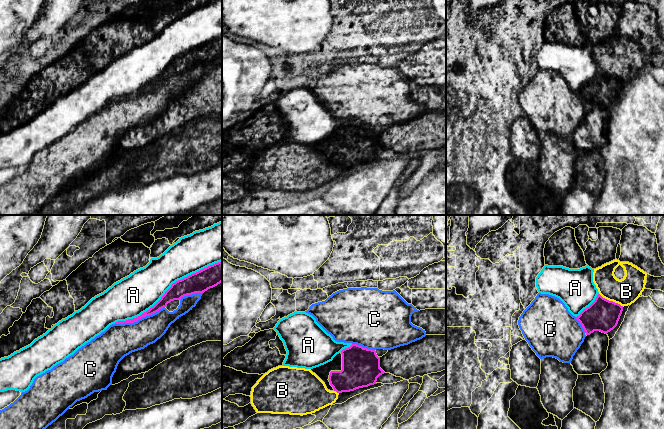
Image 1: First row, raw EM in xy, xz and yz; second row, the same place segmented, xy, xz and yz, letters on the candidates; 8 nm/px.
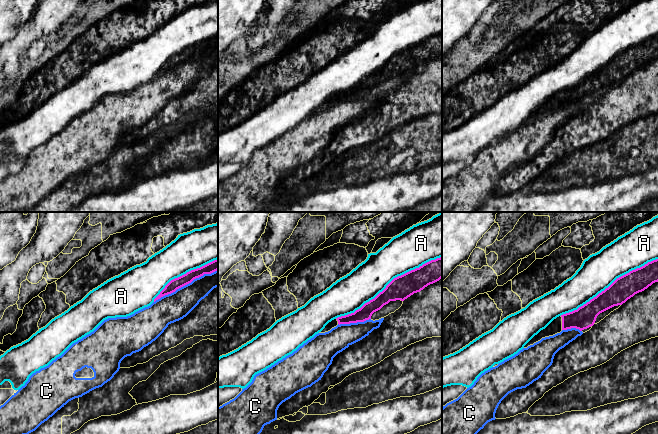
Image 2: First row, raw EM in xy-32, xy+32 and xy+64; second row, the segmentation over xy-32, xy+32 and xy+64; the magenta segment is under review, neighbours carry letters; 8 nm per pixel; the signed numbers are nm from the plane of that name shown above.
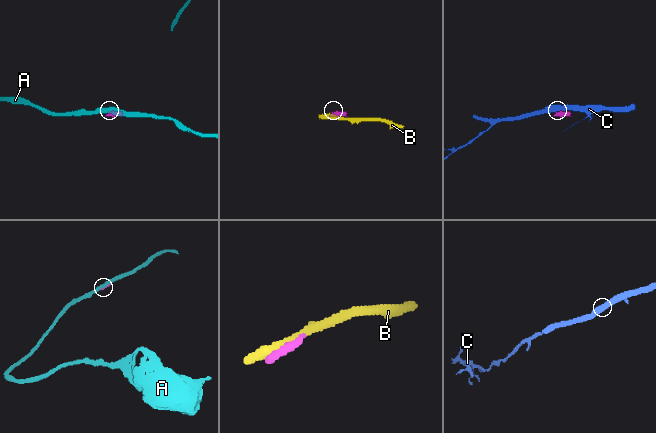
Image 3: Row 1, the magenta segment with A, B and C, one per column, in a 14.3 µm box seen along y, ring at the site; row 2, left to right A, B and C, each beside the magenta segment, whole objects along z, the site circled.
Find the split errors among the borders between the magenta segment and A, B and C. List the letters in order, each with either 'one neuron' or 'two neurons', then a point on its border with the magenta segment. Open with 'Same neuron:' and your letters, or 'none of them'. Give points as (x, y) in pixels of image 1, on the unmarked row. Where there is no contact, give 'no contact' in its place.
Same neuron: none of them
A: two neurons; contact xy (168, 65)
B: two neurons; contact yz (611, 77)
C: two neurons; contact xy (139, 94)

